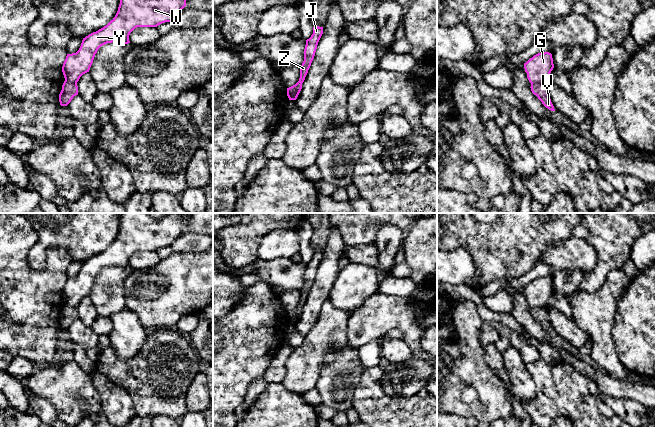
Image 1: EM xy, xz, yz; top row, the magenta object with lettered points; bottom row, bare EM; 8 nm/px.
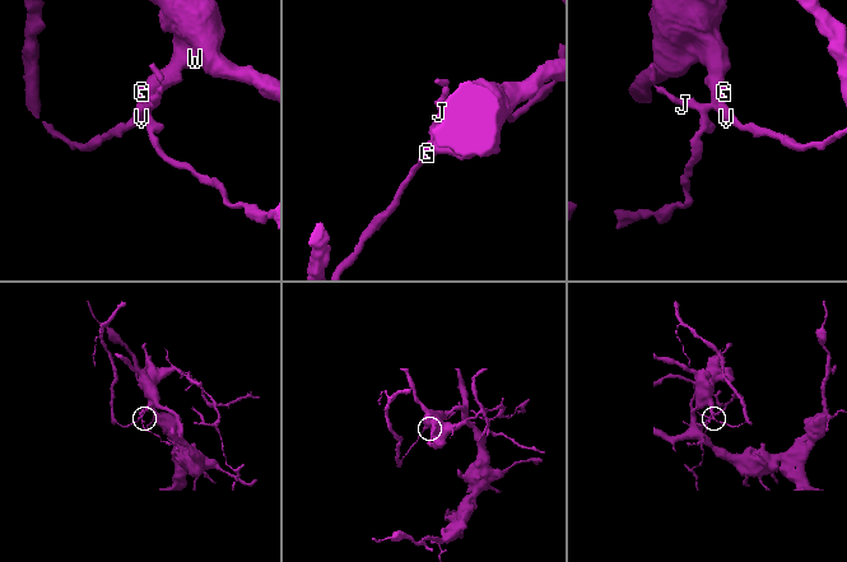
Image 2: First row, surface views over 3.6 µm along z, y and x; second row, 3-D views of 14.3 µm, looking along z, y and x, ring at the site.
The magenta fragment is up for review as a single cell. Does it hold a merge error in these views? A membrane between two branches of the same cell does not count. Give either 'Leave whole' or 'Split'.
Split

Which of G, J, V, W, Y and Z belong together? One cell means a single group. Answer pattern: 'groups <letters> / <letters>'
groups G W Y / J V Z

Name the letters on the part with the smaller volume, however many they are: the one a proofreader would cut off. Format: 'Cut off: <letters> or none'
Cut off: J, V, Z

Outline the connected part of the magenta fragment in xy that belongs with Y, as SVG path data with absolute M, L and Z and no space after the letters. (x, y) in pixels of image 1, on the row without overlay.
M124 213L120 219L120 228L115 241L103 252L83 262L81 270L76 277L67 278L62 290L66 305L77 308L80 301L89 296L98 273L112 266L123 269L130 267L129 259L137 251L157 251L171 246L186 230L184 213L167 213L160 219L153 218L150 213Z

